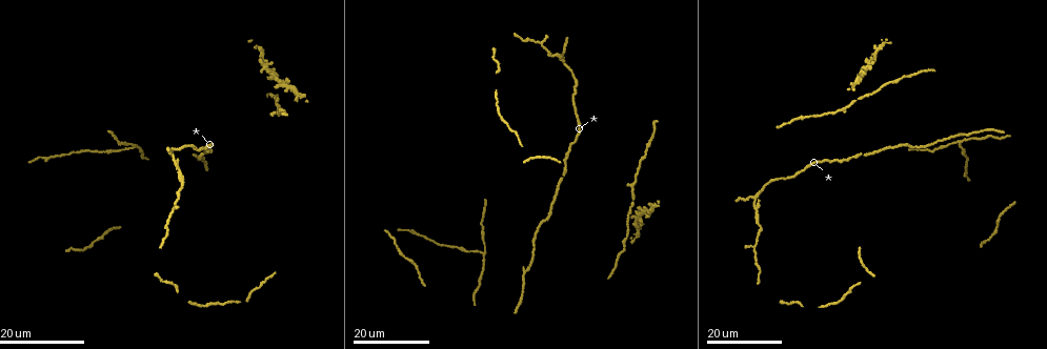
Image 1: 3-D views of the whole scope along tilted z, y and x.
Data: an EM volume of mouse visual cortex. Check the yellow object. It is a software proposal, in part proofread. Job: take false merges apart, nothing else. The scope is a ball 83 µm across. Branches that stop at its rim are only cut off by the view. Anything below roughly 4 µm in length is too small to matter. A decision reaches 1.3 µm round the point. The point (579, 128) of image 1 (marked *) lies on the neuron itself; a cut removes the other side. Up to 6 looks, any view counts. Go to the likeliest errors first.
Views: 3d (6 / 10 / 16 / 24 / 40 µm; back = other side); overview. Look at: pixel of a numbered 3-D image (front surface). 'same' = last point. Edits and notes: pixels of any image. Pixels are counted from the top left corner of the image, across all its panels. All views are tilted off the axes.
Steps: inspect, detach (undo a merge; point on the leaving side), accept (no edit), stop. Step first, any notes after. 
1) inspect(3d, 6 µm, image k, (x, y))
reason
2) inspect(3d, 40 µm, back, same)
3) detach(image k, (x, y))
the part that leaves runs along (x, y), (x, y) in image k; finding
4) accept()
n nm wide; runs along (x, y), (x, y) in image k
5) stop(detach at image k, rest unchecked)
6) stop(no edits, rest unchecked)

inspect(3d, 24 µm, image 1, (634, 186))

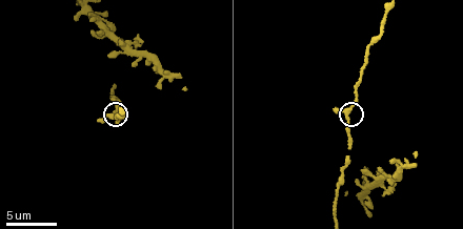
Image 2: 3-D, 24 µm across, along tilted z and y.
inspect(3d, 10 µm, image 2, (111, 114))
closer look

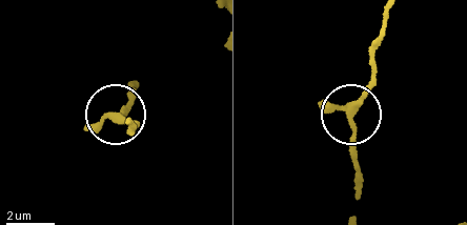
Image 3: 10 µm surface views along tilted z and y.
inspect(3d, 6 µm, image 3, (119, 115))

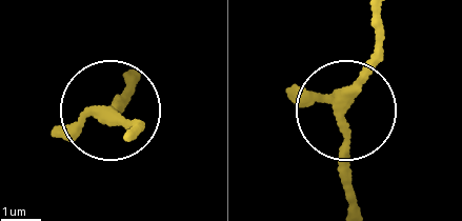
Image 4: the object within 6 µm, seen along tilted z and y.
accept()
3 arms; continuous, no second neuron

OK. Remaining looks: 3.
inspect(3d, 24 µm, image 1, (522, 272))
side arm on a straight run

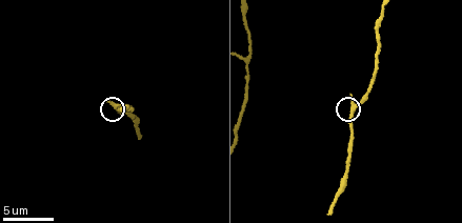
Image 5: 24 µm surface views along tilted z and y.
inspect(3d, 10 µm, image 5, (116, 105))

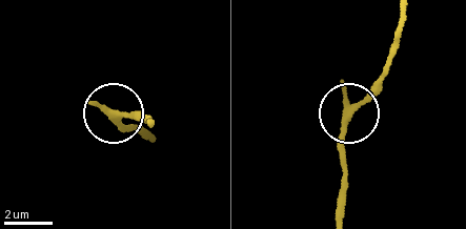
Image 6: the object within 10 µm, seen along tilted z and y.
inspect(3d, 10 µm, back, image 6, (347, 110))

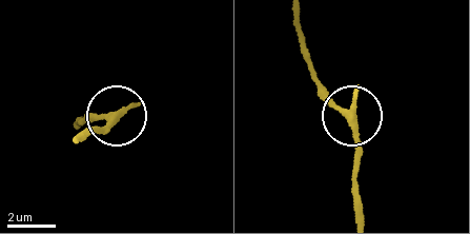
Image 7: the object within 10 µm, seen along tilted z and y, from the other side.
accept()
runs along (294, 16), (307, 56), (351, 118), (352, 193) in image 7; continuous, no second neuron

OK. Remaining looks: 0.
stop(no edits, rest unchecked)

